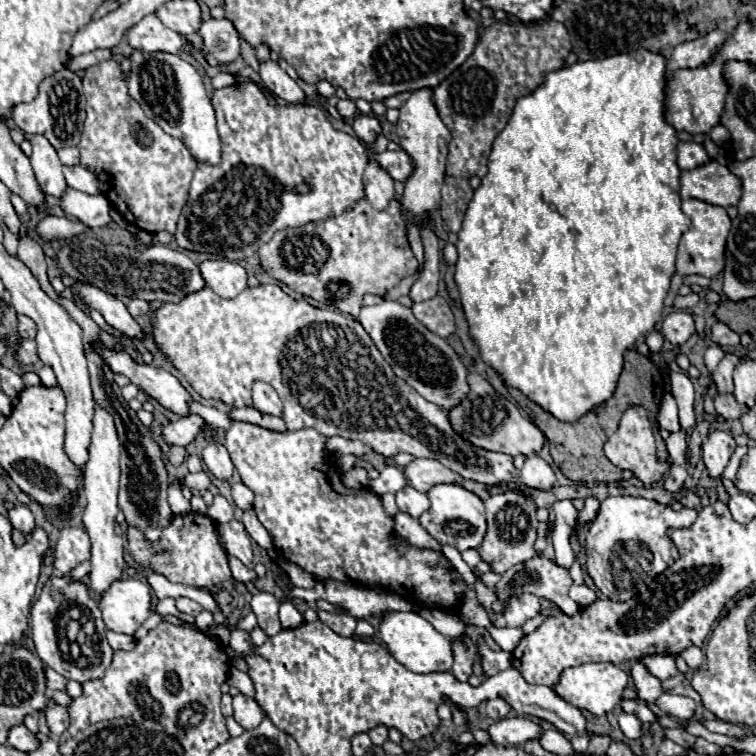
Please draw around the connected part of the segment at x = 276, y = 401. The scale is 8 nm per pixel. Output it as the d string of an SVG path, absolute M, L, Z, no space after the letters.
M254 381L254 385L252 385L252 399L254 399L254 407L258 411L262 411L262 413L268 413L268 415L280 415L282 413L280 397L264 381Z

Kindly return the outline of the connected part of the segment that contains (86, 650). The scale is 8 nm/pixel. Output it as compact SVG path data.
M50 577L42 589L42 595L32 605L32 641L36 645L36 653L46 667L54 669L66 679L86 683L104 677L114 657L106 631L108 629L100 615L98 603L80 581L70 583L68 577Z

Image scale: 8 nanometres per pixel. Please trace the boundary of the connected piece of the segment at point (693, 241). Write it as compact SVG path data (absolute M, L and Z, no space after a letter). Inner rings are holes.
M686 199L682 203L682 211L690 217L692 229L682 235L678 245L678 259L676 259L676 271L680 275L702 275L702 277L716 277L724 269L724 249L726 249L726 237L730 231L730 217L726 215L726 209L704 203L700 199Z

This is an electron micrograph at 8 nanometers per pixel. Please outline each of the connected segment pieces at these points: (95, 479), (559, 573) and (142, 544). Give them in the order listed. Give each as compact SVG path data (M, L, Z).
M96 405L94 411L94 429L92 429L92 443L88 447L90 457L88 463L84 467L84 497L86 497L86 511L84 511L84 527L90 535L92 541L92 571L88 575L90 583L90 591L98 597L102 597L108 587L118 581L122 577L122 571L126 567L124 563L124 539L122 539L122 527L116 523L116 513L118 513L118 503L116 503L116 495L118 495L118 477L120 477L120 465L118 465L118 457L120 457L120 441L116 435L116 427L114 427L114 419L112 415L102 409L100 405Z
M536 555L524 563L518 563L514 567L510 567L502 579L496 583L496 595L500 595L500 599L506 599L508 595L520 595L520 593L532 593L540 599L546 599L554 605L558 605L566 615L574 615L580 607L568 597L568 589L572 587L572 577L570 577L570 571L566 567L560 567L556 561L548 559L548 557L542 557L542 555Z
M182 513L174 515L168 527L164 527L158 541L148 541L144 533L136 527L128 527L128 553L136 565L142 569L152 569L154 573L164 575L172 583L182 583L194 589L214 589L214 599L220 605L232 603L232 589L236 585L230 569L228 569L228 553L224 549L224 543L220 541L218 527L208 515L200 513Z

